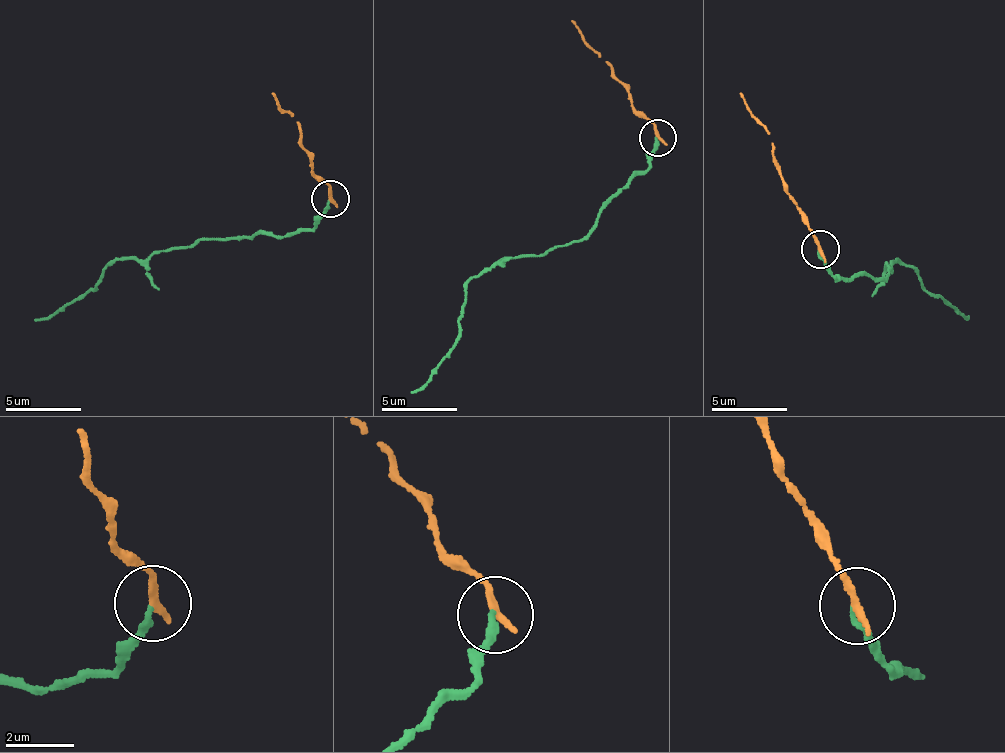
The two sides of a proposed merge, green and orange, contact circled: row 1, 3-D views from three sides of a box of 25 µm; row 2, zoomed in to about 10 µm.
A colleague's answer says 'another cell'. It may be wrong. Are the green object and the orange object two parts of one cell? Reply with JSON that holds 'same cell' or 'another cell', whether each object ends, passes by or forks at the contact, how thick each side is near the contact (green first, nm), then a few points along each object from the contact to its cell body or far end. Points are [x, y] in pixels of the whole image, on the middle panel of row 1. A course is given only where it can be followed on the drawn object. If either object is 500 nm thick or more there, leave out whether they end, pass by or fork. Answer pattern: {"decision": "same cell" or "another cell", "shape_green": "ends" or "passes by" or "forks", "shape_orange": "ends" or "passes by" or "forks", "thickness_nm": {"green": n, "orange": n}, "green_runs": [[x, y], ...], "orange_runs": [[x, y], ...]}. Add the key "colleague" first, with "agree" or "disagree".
{"colleague": "agree", "decision": "another cell", "shape_green": "ends", "shape_orange": "ends", "thickness_nm": {"green": 170, "orange": 260}, "green_runs": [[657, 135], [647, 167], [632, 172], [583, 238], [547, 253], [496, 261], [471, 278], [452, 345], [412, 393]], "orange_runs": [[657, 139], [654, 125], [633, 105], [626, 88], [570, 21]]}

